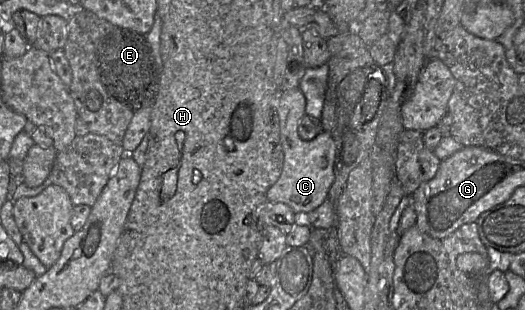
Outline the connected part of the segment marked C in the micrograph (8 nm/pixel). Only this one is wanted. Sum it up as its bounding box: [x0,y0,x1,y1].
[266,88,336,215]

